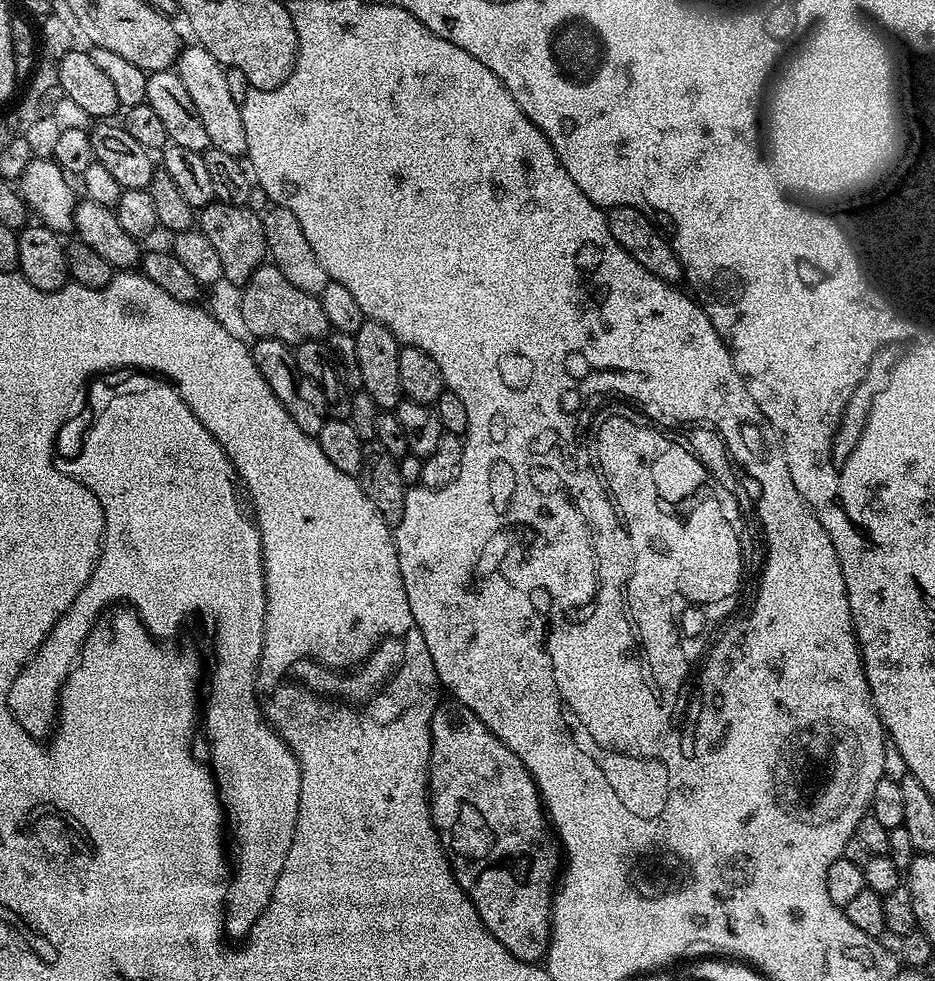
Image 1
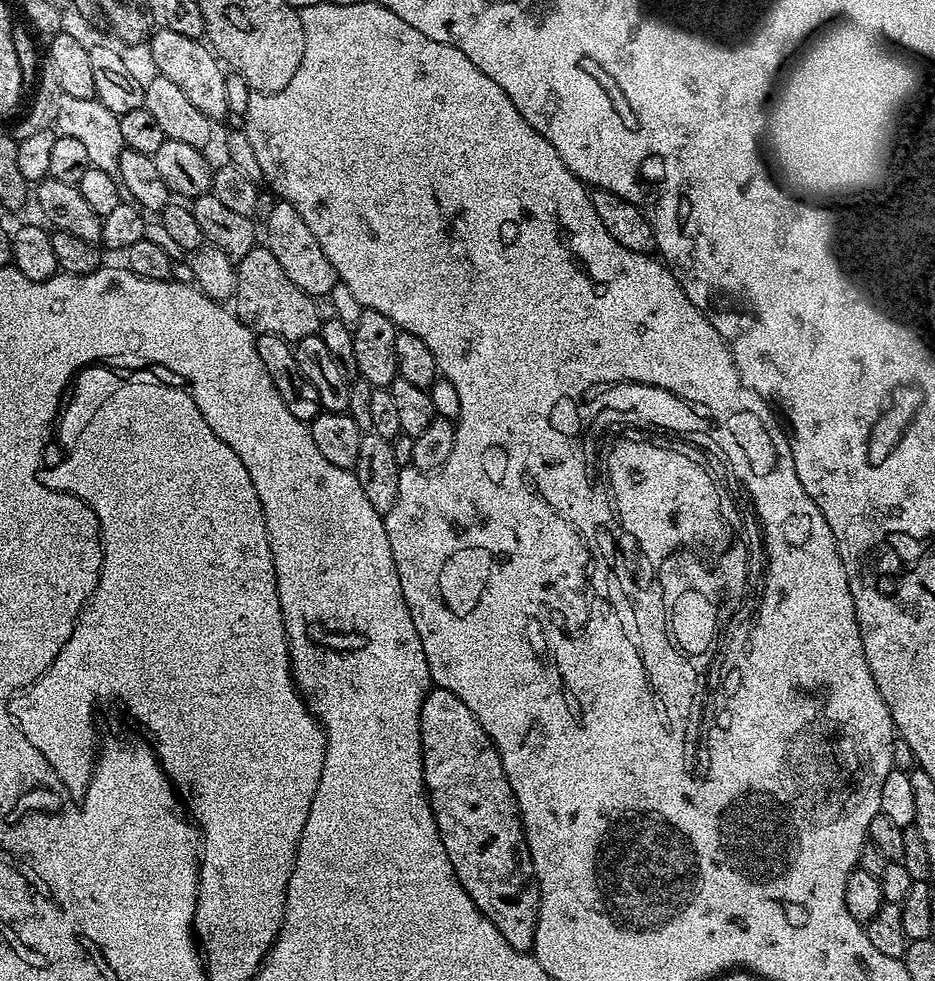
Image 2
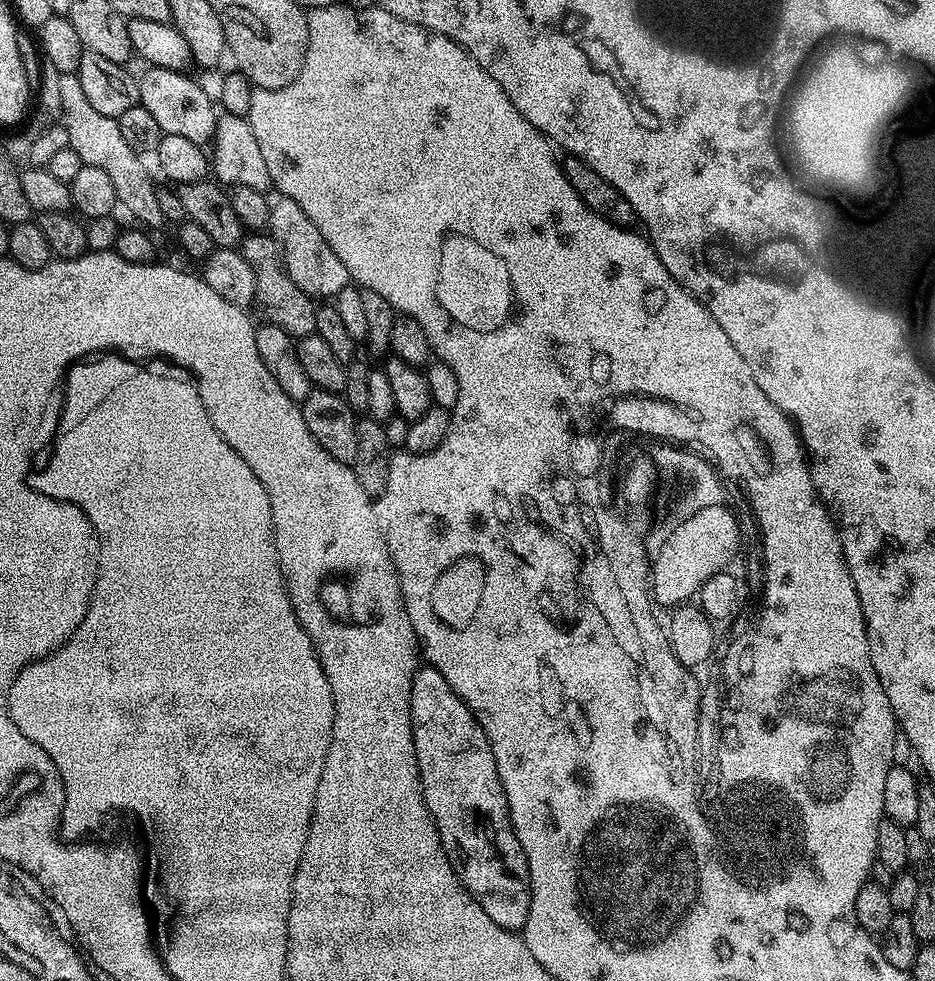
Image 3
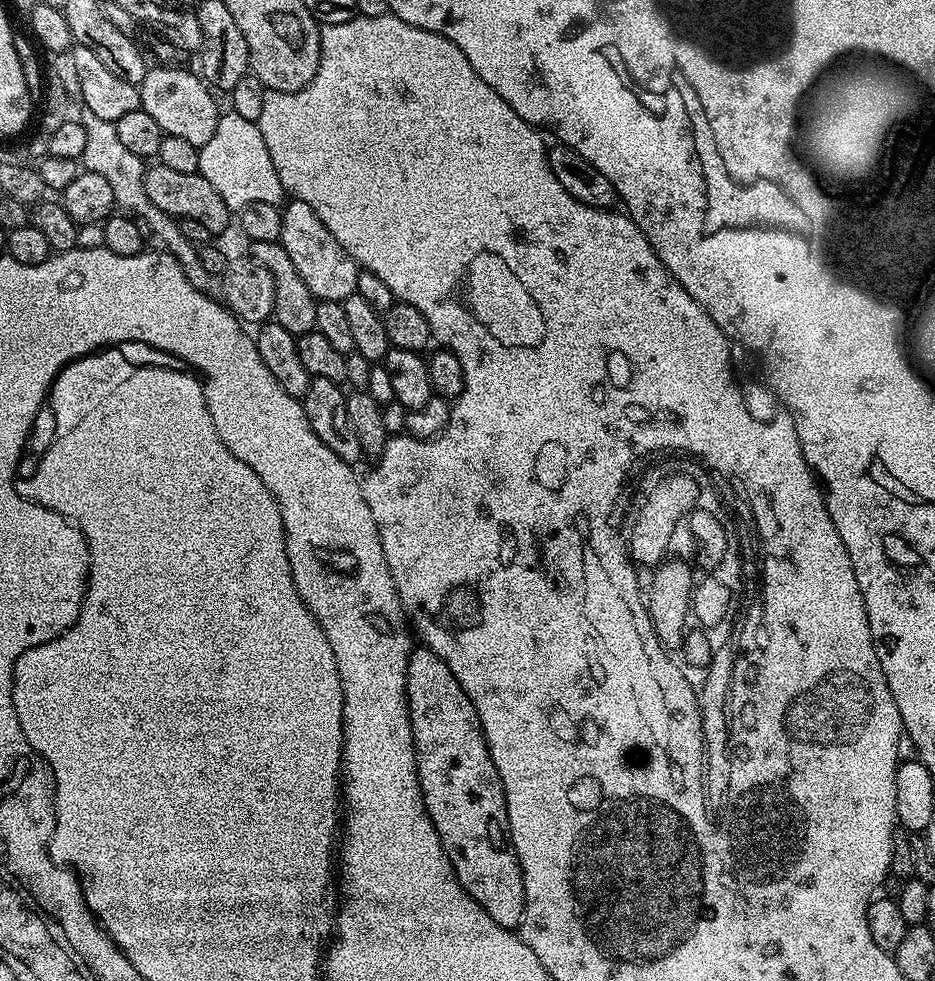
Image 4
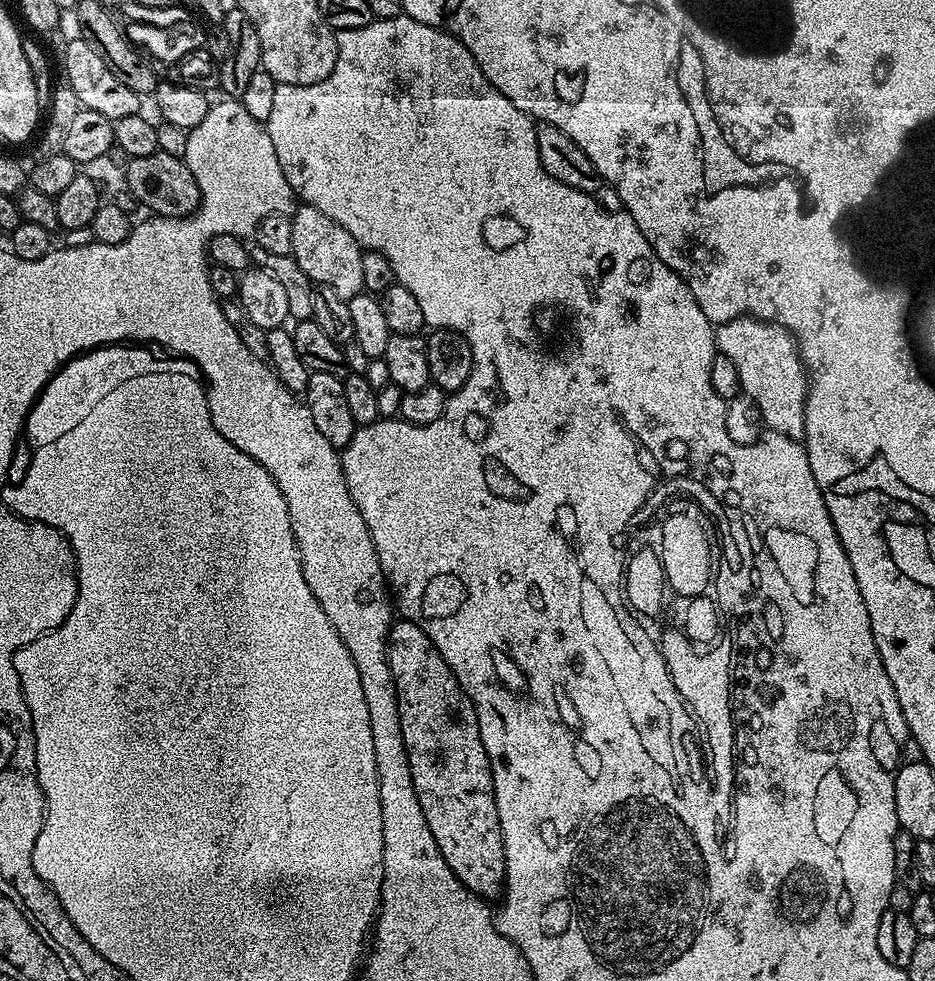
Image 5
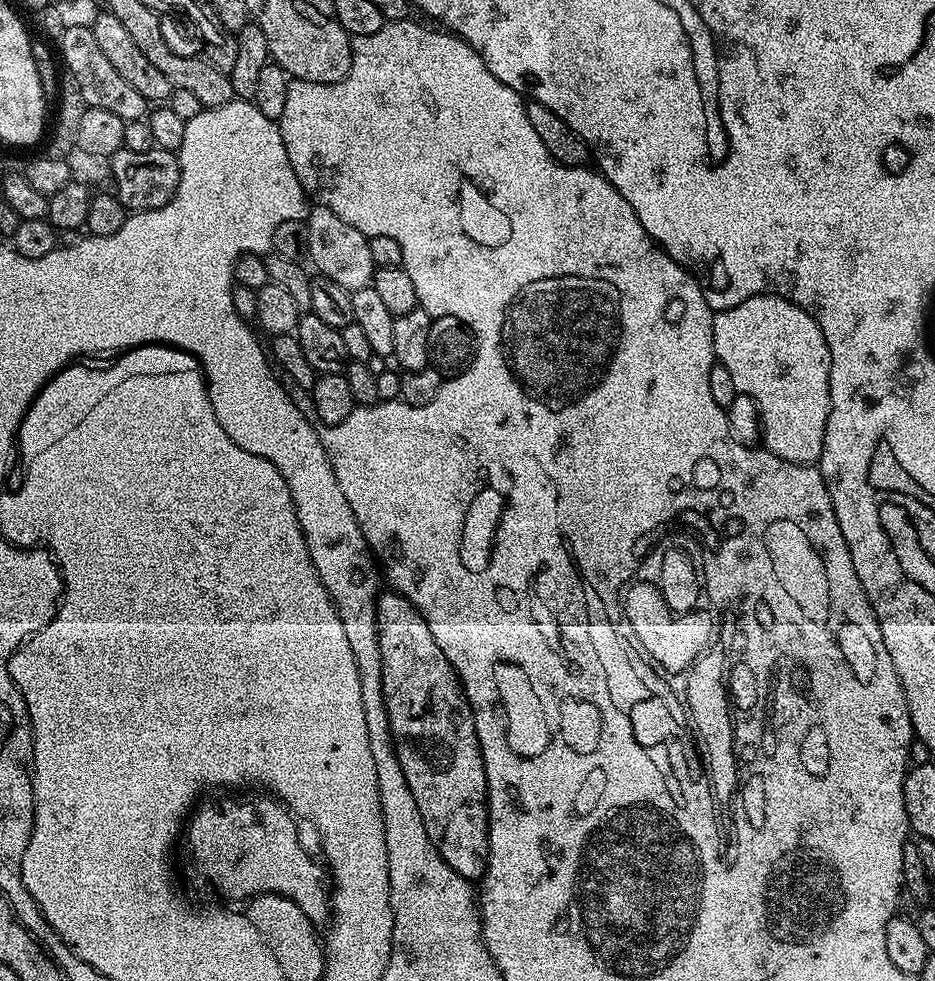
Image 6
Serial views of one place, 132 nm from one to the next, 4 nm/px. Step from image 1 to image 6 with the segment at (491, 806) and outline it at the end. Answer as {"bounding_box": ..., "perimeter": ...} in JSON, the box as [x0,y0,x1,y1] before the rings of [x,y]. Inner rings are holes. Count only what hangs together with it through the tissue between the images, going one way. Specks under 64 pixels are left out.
{"bounding_box":[376,590,488,882],"perimeter":[[[395,590],[381,591],[376,598],[376,621],[378,622],[378,650],[382,654],[382,694],[386,714],[390,718],[390,730],[392,741],[396,744],[398,762],[402,762],[402,774],[406,774],[406,782],[410,782],[410,790],[414,794],[414,802],[418,802],[418,814],[422,814],[422,822],[426,826],[426,834],[430,842],[434,842],[442,858],[459,876],[463,876],[469,882],[479,881],[484,871],[488,869],[488,783],[472,708],[464,696],[464,688],[456,676],[454,666],[448,661],[446,654],[442,654],[438,642],[434,642],[434,634],[430,634],[430,626],[426,626],[426,618],[418,614],[415,606],[402,593]]]}

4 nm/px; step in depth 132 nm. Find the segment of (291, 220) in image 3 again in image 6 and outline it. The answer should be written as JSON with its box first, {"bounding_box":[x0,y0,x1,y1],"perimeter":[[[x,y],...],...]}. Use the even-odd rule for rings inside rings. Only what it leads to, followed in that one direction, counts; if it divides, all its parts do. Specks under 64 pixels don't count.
{"bounding_box":[306,207,377,293],"perimeter":[[[313,207],[306,217],[308,226],[308,251],[307,259],[312,259],[315,271],[321,276],[330,278],[330,282],[338,282],[342,290],[354,293],[369,287],[372,283],[372,274],[377,266],[374,258],[370,258],[368,237],[363,236],[350,222],[342,222],[334,210]]]}

